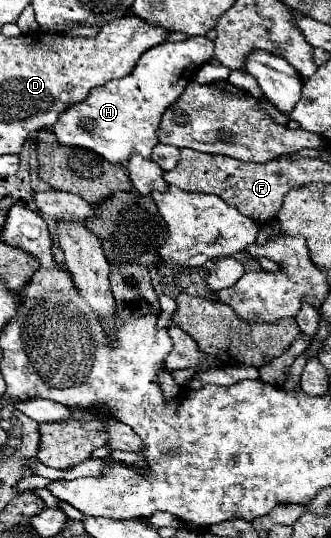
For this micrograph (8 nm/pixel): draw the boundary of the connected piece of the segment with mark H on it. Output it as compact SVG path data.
M191 37L181 43L161 43L149 49L127 77L93 87L83 103L61 113L53 133L61 145L83 147L101 155L109 163L127 163L133 153L151 159L151 151L159 145L157 129L165 109L177 101L195 71L214 58L214 42L207 37Z

